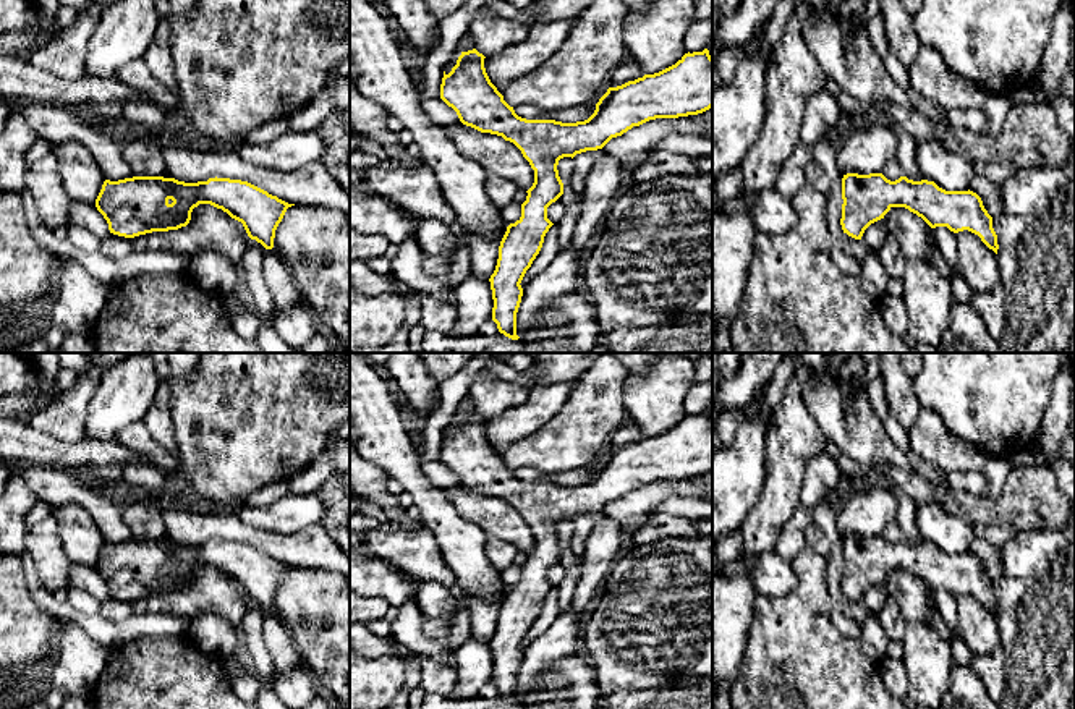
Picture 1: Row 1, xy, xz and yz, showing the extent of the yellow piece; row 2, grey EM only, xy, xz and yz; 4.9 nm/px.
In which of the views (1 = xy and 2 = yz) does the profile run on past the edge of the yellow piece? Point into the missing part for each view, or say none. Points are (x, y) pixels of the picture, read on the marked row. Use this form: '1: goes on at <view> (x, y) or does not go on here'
1: does not go on here
2: does not go on here

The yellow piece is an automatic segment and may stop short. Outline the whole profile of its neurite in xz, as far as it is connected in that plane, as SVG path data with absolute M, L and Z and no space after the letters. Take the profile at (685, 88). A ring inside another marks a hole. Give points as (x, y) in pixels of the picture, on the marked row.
M476 49L461 52L452 71L444 71L440 99L457 112L463 125L513 142L534 170L534 183L521 204L521 217L507 227L495 270L489 278L492 321L500 333L518 340L516 312L523 296L520 283L554 225L547 219L547 207L563 194L559 160L602 149L612 138L649 120L709 110L712 57L707 49L688 52L659 73L609 87L594 113L576 123L518 117L491 83L484 58Z

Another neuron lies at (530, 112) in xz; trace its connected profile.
M581 104L560 110L542 110L534 105L520 105L513 110L518 117L526 120L555 120L562 123L576 123L588 120L594 113L596 104Z

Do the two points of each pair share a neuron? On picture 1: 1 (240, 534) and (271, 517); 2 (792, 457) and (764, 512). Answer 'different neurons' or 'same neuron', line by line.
1: different neurons
2: same neuron

